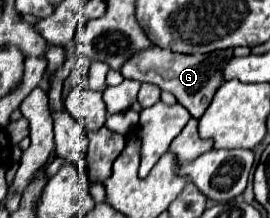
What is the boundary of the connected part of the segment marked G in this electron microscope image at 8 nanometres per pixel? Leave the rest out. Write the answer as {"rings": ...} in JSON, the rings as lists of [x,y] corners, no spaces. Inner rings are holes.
{"rings":[[[153,46],[149,50],[143,50],[141,54],[135,54],[123,68],[121,74],[125,78],[133,78],[139,82],[151,82],[159,86],[165,92],[171,92],[181,106],[189,110],[193,118],[201,118],[201,114],[207,110],[213,94],[223,84],[223,72],[229,60],[233,60],[233,48],[209,52],[209,54],[173,54],[173,50],[163,50],[159,46]]]}

